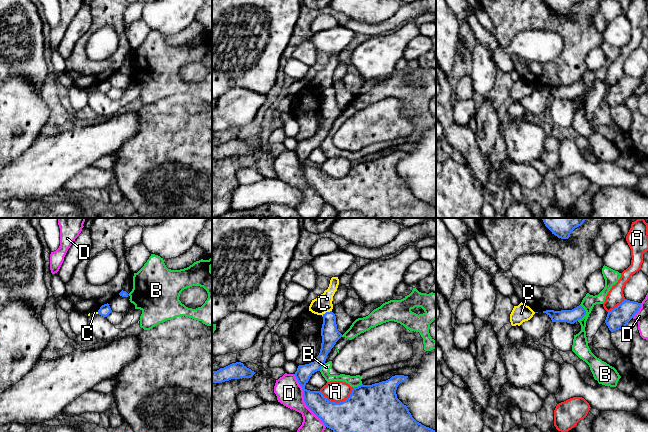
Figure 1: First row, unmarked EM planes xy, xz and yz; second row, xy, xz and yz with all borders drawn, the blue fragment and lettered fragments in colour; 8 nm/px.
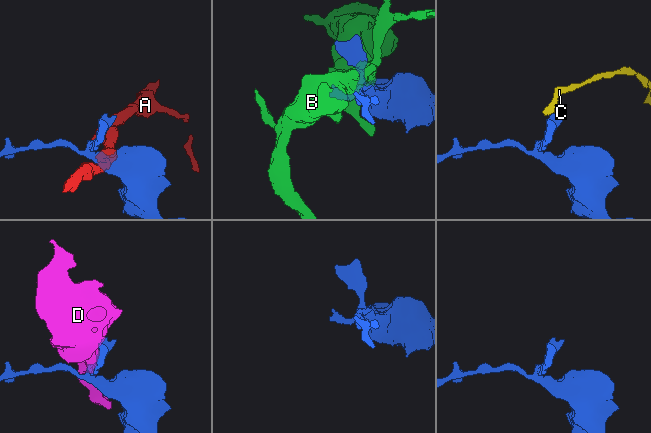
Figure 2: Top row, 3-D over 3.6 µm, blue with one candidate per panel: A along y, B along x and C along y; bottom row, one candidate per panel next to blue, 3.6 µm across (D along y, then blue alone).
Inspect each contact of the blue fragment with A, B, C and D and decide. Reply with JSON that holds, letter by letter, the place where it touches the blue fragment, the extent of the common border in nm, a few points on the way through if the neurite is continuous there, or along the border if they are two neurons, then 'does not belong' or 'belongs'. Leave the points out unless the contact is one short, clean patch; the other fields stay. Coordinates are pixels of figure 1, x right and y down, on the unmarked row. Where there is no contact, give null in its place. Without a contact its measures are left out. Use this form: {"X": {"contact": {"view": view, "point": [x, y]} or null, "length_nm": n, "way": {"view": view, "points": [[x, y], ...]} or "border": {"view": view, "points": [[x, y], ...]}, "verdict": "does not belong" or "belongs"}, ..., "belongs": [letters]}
{"A": {"contact": {"view": "xz", "point": [338, 179]}, "length_nm": 280, "verdict": "does not belong"}, "B": {"contact": {"view": "yz", "point": [585, 89]}, "length_nm": 140, "verdict": "does not belong"}, "C": {"contact": {"view": "xz", "point": [326, 88]}, "length_nm": 90, "border": {"view": "xz", "points": [[331, 86], [322, 92]]}, "verdict": "does not belong"}, "D": {"contact": {"view": "xz", "point": [304, 177]}, "length_nm": 500, "verdict": "does not belong"}, "belongs": []}

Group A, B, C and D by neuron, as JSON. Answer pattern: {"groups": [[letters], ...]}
{"groups": [["A"], ["B"], ["C"], ["D"]]}

